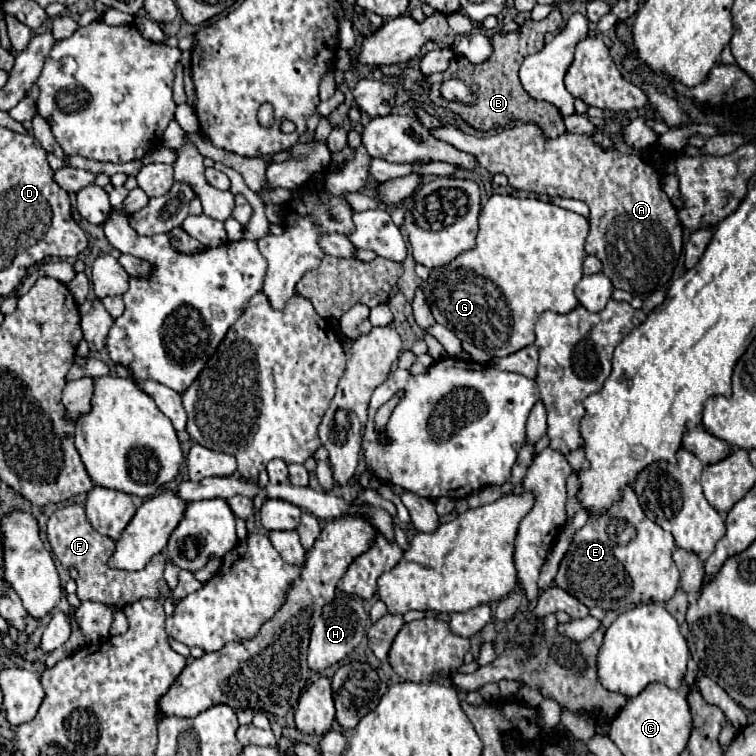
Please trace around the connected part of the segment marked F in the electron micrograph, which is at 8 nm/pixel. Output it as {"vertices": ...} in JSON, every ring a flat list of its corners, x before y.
{"vertices":[[68,504,64,508,58,508,50,520,48,520,48,540,52,544,54,554,60,558,64,568,76,568,78,570,78,598,84,600,92,600,92,602,100,602,100,604,108,604,108,606,116,606,116,608,124,608,136,600,140,600,142,596,154,596,154,598,172,598,174,604,178,604,178,600,182,600,182,596,188,596,190,592,196,592,198,588,202,588,202,582,198,582,194,578,192,572,182,570,180,572,180,580,176,588,168,588,162,572,164,572,164,564,166,558,164,554,156,554,150,564,146,564,146,568,138,570,138,572,122,572,116,568,108,566,110,556,114,554,114,540,108,536,98,534,90,522,86,520,84,514,84,506,80,504]]}

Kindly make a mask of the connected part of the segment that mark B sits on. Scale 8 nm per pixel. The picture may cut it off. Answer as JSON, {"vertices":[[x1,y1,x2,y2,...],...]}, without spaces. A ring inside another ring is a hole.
{"vertices":[[526,20,518,30,502,36,502,34,494,34,492,36,492,46,494,52,490,56,490,60,482,62,482,64,472,64,462,56,456,56,446,72,438,72,428,76,430,80,430,92,428,98,432,104,448,108,456,114,460,114,472,128,482,130,482,132,490,132,494,126,508,126,512,122,530,122,530,124,538,124,538,128,542,128,542,134,546,136,546,140,558,138,560,134,564,134,564,122,562,122,562,114,558,112,558,108,550,102,544,100,534,100,528,92,524,92,524,88,520,86,518,80,518,68,522,64,522,60,528,54,540,52,544,48,544,34,548,32,548,26,544,22,534,22,534,20],[448,78,458,78,462,82,466,82,466,86,470,86,470,90,478,96,478,102,474,106,466,106,462,102,448,102,440,96,440,84]]}

